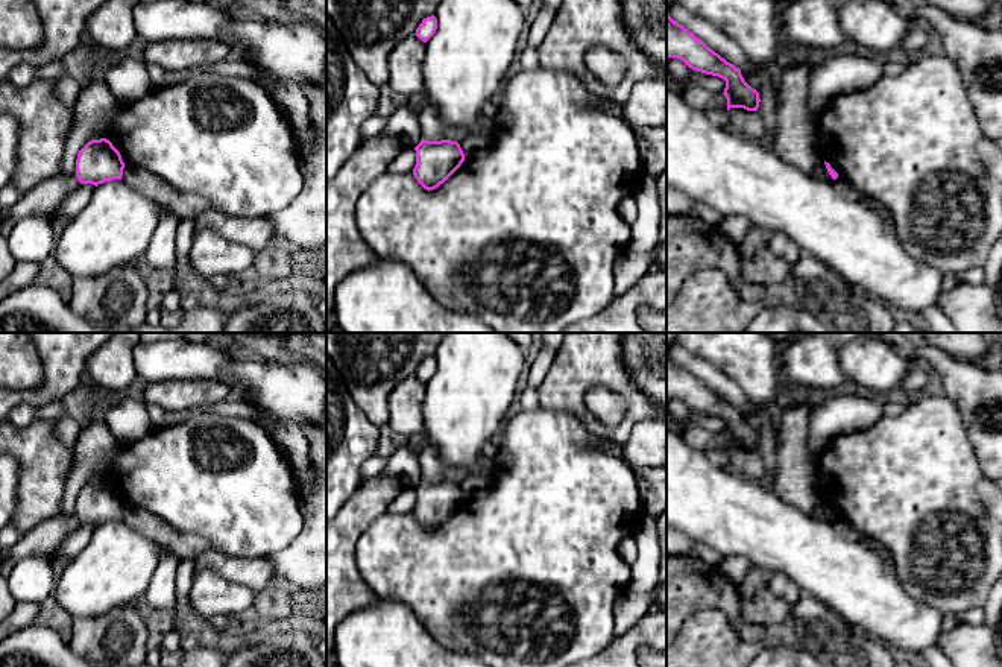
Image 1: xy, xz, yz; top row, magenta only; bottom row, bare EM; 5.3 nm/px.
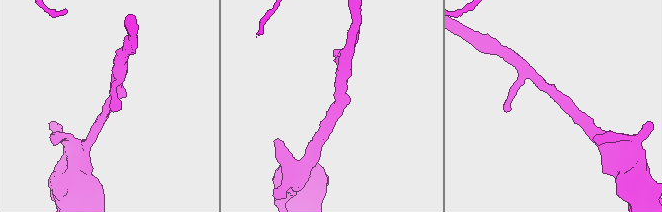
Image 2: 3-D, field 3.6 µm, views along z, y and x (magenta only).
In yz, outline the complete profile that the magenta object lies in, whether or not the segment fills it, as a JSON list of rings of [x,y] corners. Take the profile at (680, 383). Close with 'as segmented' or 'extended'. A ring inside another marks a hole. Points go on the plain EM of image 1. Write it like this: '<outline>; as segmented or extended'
[[[666,352],[666,397],[683,401],[689,409],[726,421],[727,451],[744,448],[758,451],[759,433],[742,418],[741,410],[709,389],[692,372],[676,363]]]; as segmented

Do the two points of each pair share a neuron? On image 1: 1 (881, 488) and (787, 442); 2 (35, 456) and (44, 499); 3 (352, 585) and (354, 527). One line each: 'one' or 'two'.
1: two
2: one
3: one

